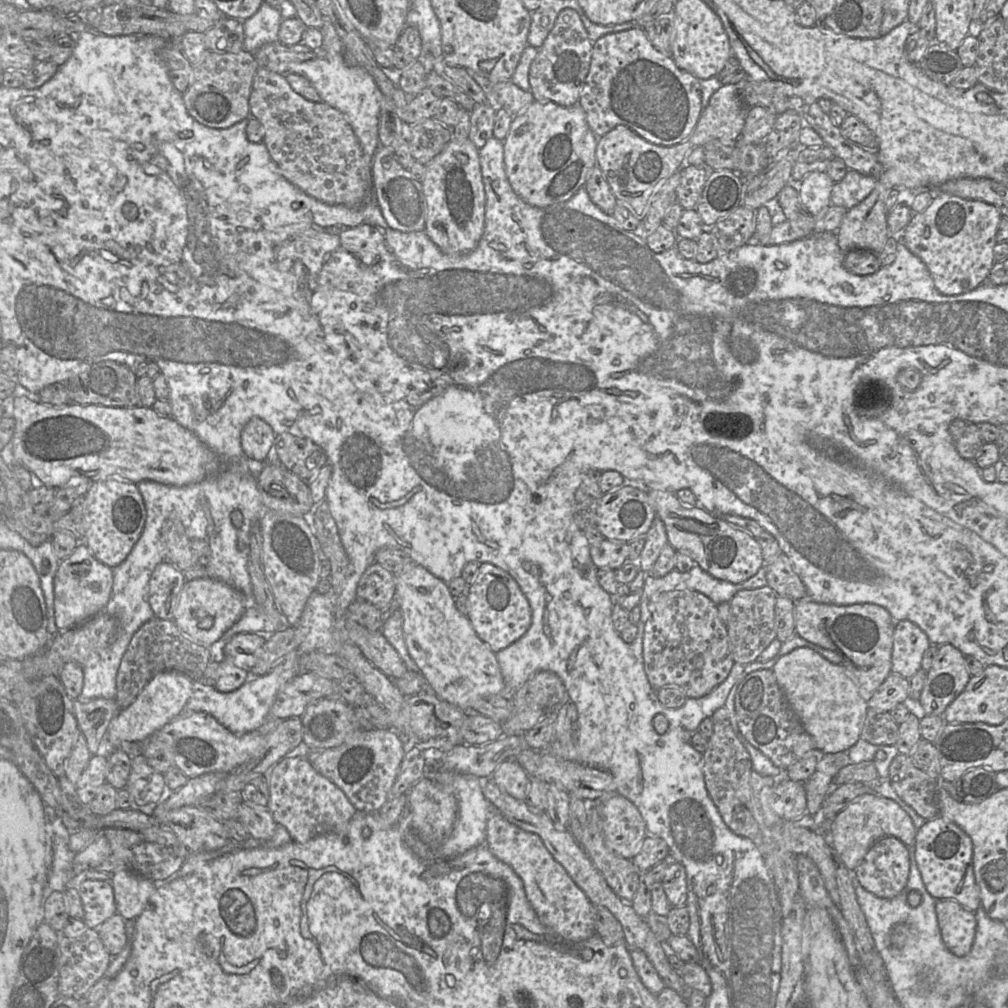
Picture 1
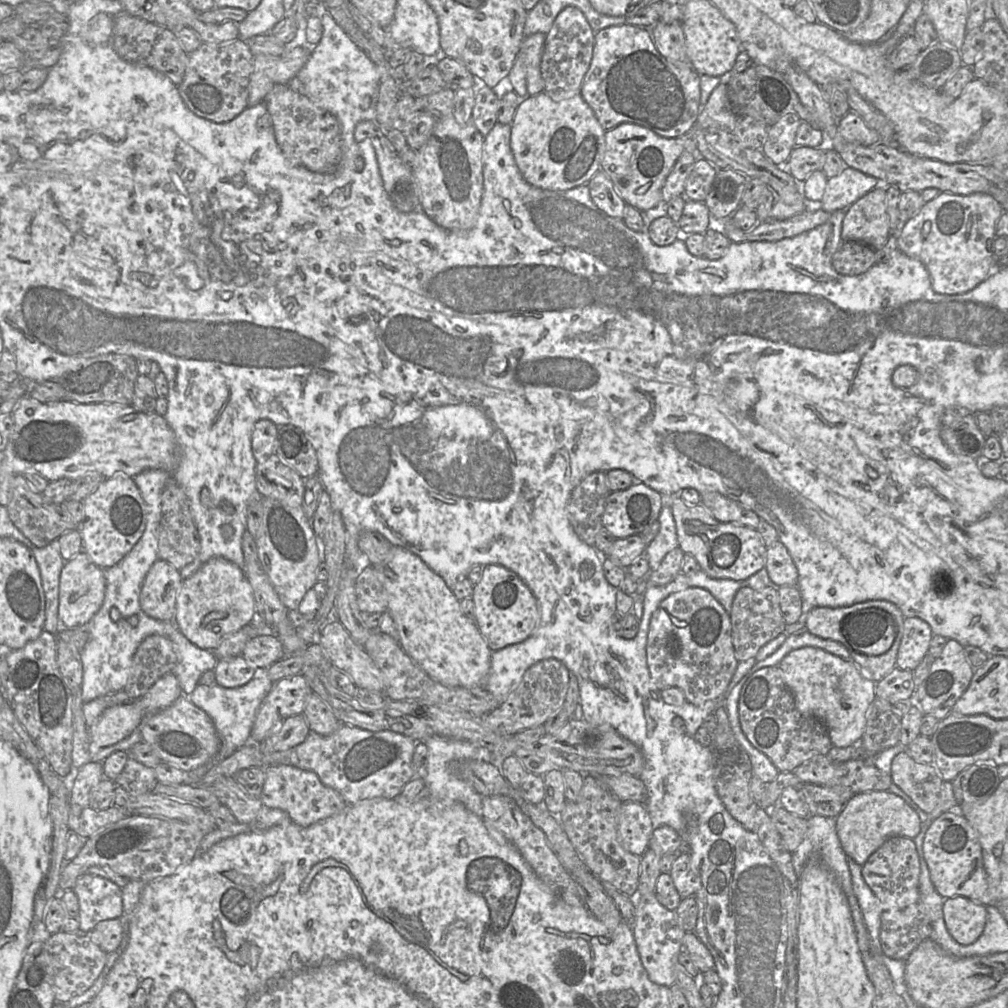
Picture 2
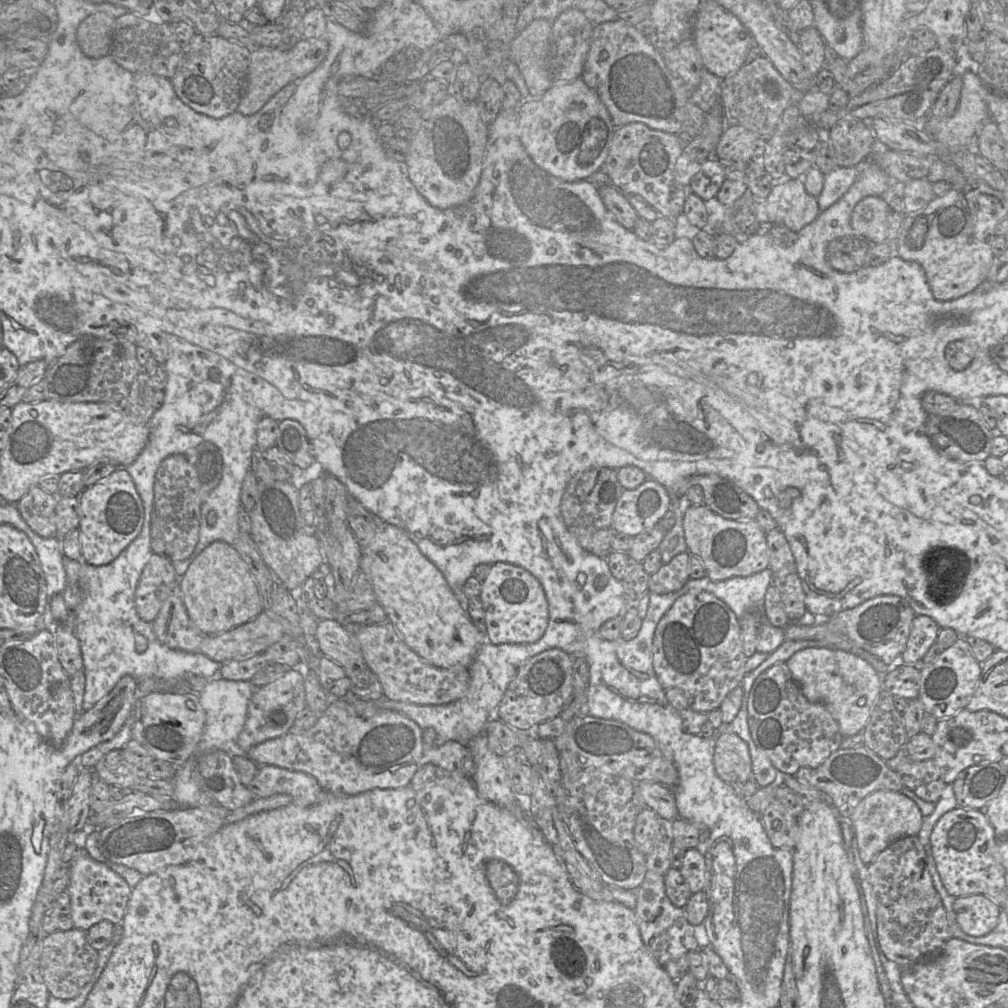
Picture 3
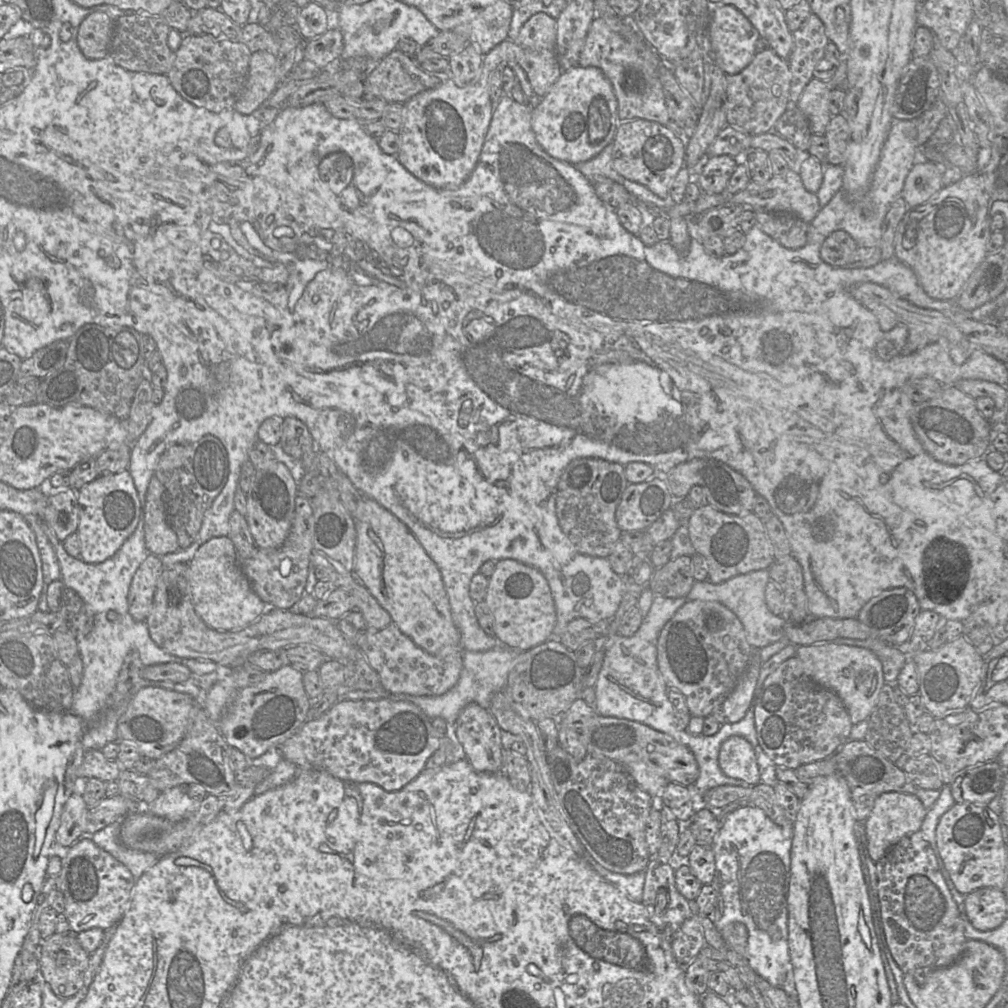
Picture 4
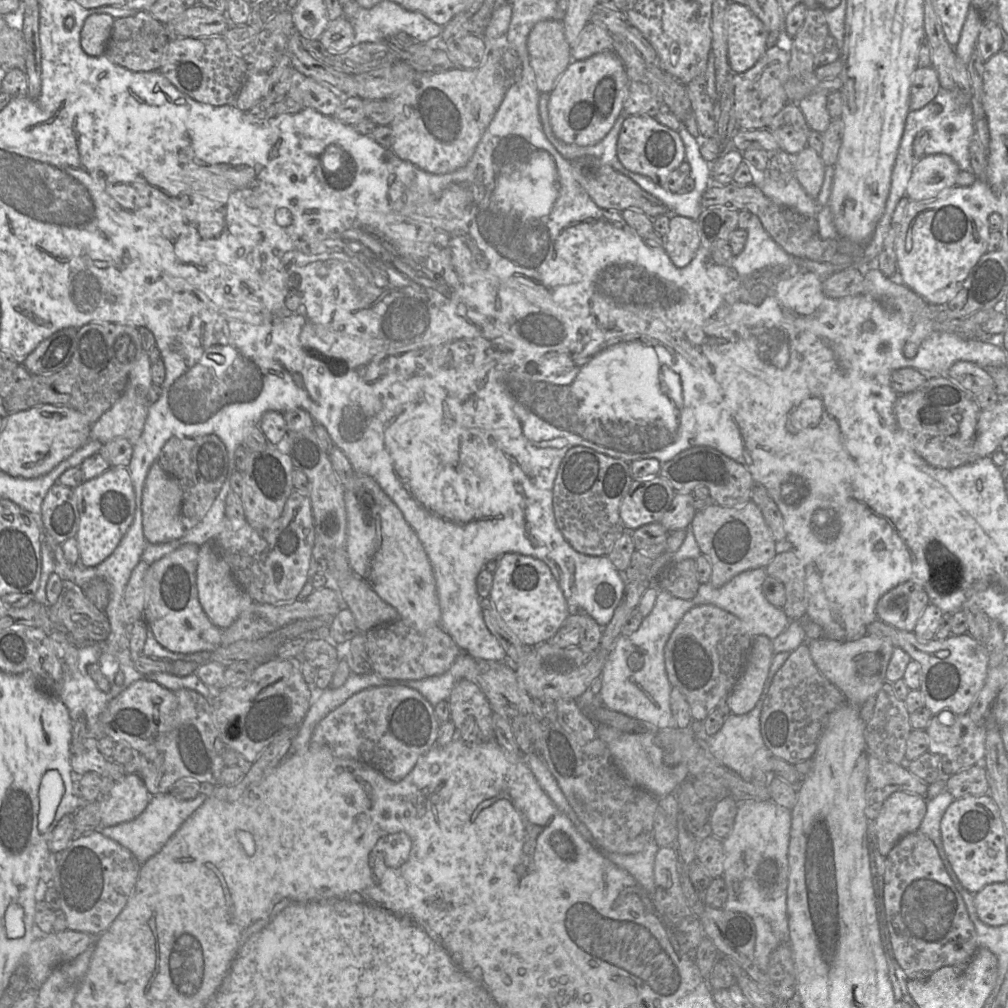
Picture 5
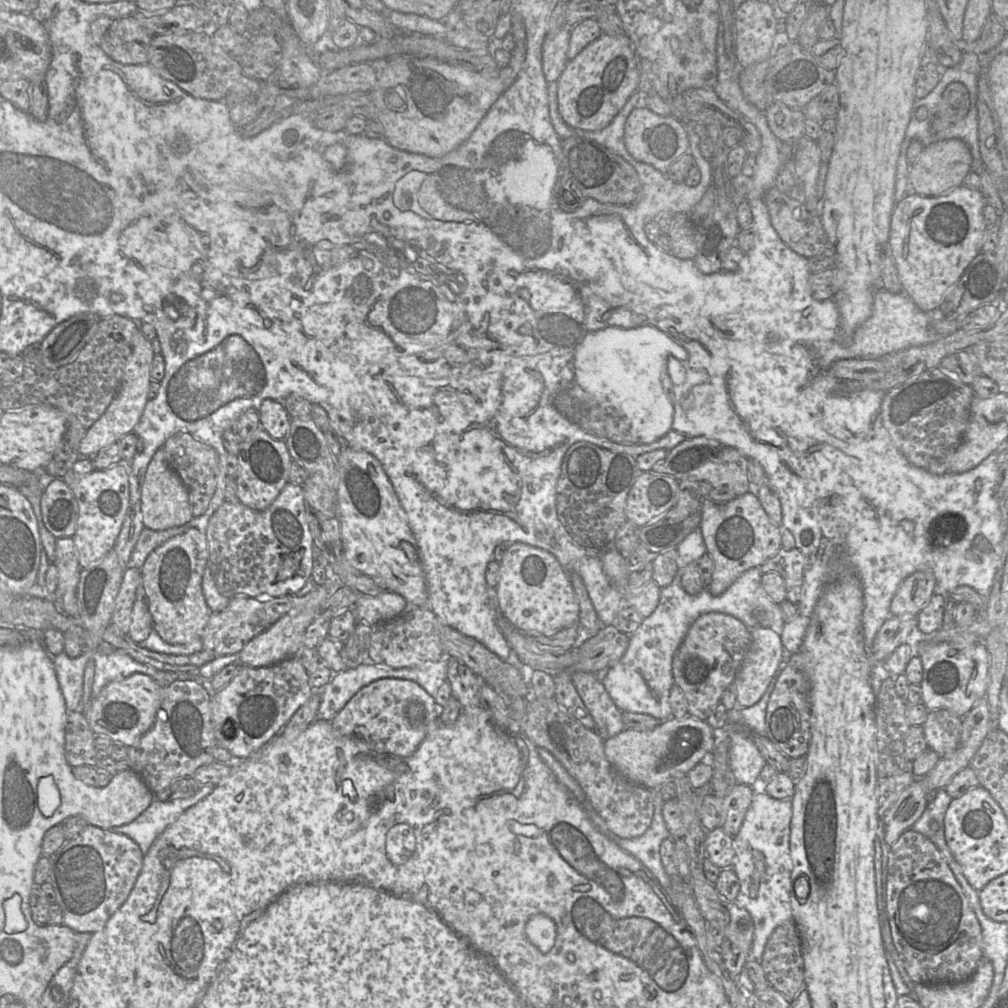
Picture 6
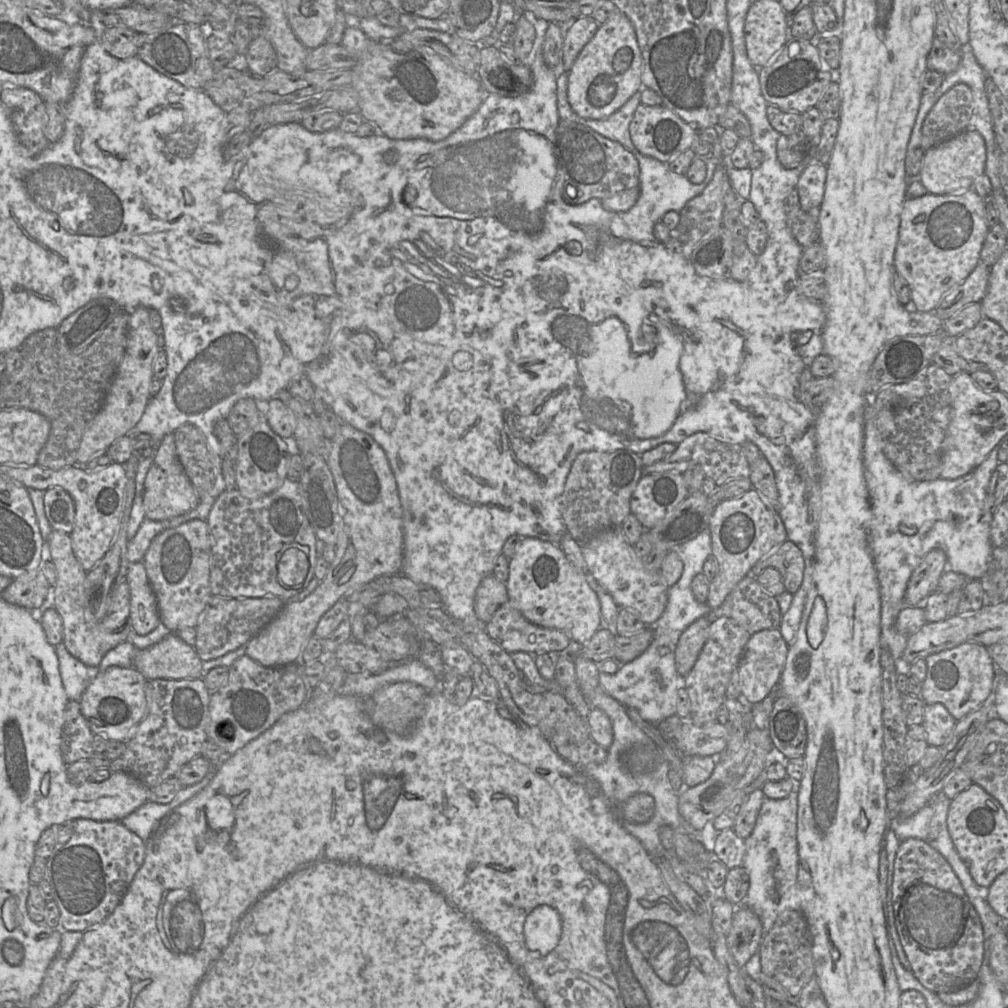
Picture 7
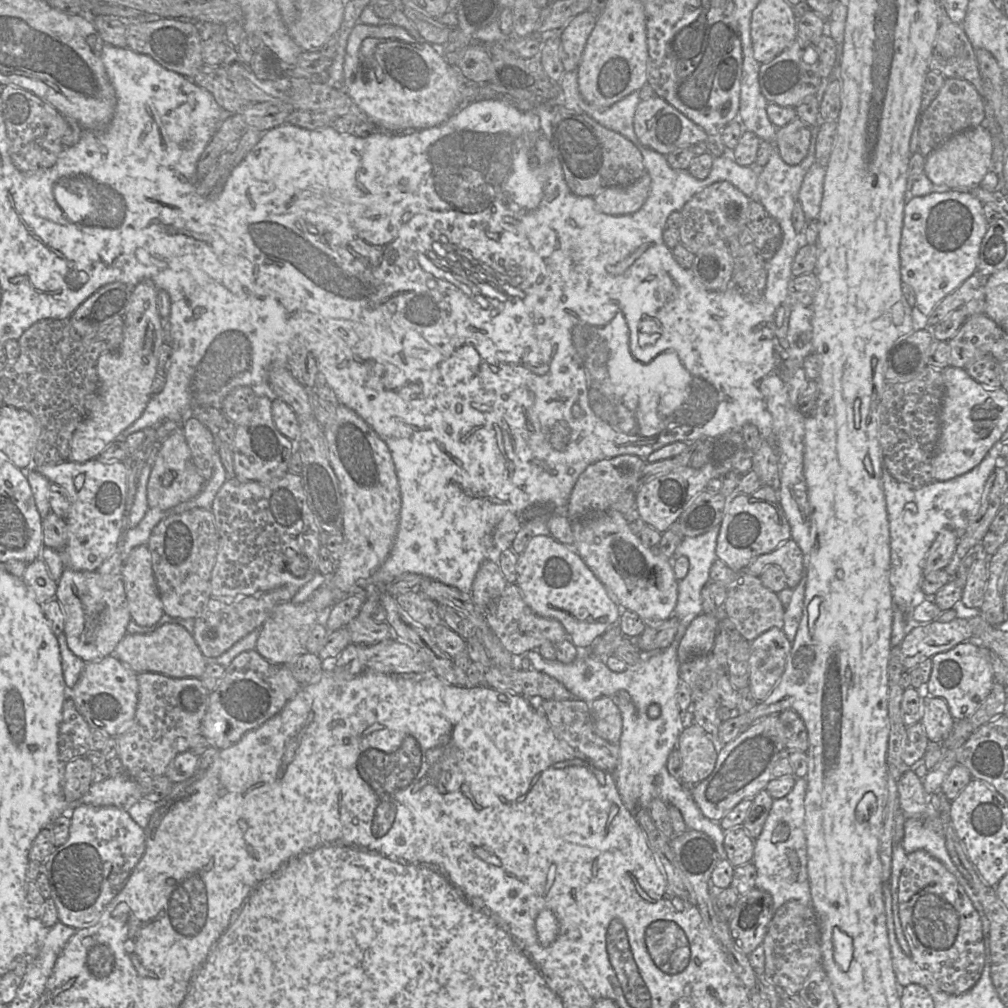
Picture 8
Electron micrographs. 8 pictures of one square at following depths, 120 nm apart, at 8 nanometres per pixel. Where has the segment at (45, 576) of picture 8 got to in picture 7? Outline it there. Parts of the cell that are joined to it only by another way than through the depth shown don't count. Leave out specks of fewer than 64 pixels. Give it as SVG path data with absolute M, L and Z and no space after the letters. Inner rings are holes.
M40 568L14 579L1 592L1 596L9 604L23 607L31 612L38 612L45 608L49 586Z

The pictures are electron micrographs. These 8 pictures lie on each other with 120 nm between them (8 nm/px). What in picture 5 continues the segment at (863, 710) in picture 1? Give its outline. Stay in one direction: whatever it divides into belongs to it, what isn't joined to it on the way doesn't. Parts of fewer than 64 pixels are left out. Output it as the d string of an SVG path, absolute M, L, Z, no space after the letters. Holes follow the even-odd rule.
M865 635L854 641L827 638L808 640L808 648L818 670L844 695L847 702L860 708L871 696L876 696L884 682L886 669L894 650L888 638Z

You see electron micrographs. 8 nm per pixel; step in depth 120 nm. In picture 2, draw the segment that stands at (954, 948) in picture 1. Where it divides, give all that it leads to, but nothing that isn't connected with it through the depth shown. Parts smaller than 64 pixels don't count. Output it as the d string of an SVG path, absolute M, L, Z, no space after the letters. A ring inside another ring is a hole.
M962 896L944 900L943 916L946 928L960 945L974 943L983 933L987 921L986 906Z

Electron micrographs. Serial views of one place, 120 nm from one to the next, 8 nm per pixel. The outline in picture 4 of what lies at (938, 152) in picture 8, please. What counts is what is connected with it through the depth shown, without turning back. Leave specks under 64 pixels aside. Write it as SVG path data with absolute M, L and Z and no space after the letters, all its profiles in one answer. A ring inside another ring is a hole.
M933 162L916 163L905 179L901 198L908 209L923 205L942 188L943 168Z

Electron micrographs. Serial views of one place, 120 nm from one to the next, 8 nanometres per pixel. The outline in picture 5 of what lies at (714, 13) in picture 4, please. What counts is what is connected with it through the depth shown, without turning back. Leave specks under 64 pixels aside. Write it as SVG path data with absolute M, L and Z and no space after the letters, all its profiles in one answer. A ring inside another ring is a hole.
M736 2L727 5L725 29L730 70L742 73L751 68L766 50L768 31L747 6Z

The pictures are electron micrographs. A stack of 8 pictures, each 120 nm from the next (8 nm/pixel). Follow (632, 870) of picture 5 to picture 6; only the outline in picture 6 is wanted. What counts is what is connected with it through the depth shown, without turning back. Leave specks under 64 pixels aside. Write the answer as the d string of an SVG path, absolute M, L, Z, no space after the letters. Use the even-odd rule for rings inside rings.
M658 789L649 790L654 802L654 812L648 829L641 836L632 839L620 838L610 831L610 839L641 862L657 879L663 890L666 890L673 883L685 881L672 881L662 865L660 845L664 839L670 837L662 812L665 800Z

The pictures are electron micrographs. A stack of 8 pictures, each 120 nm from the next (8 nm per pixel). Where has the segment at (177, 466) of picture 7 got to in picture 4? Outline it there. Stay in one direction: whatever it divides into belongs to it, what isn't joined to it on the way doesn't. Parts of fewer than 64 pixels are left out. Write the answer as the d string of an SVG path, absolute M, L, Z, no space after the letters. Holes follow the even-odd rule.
M154 475L146 493L144 533L146 548L150 554L156 556L180 549L177 535L167 520L163 494L164 486Z

